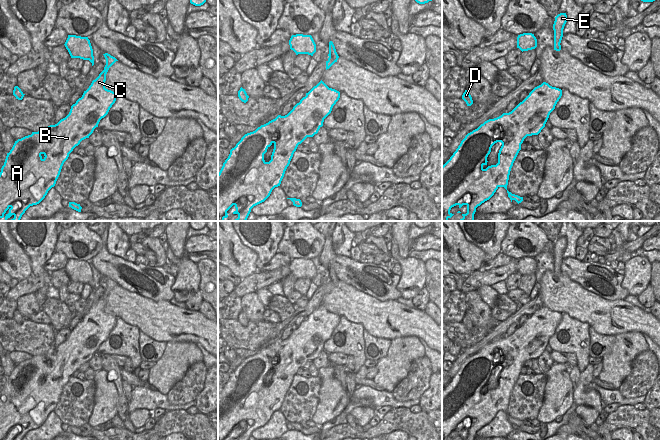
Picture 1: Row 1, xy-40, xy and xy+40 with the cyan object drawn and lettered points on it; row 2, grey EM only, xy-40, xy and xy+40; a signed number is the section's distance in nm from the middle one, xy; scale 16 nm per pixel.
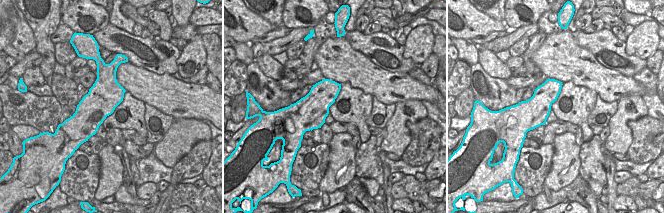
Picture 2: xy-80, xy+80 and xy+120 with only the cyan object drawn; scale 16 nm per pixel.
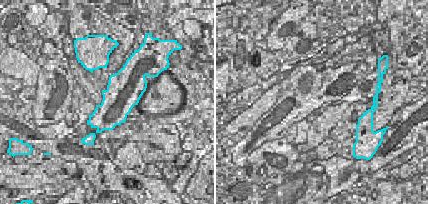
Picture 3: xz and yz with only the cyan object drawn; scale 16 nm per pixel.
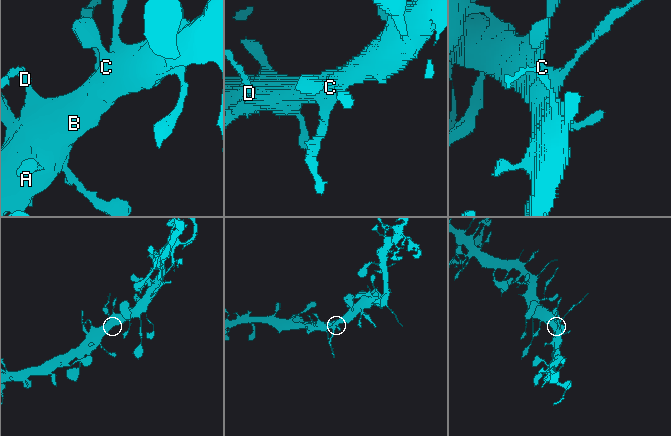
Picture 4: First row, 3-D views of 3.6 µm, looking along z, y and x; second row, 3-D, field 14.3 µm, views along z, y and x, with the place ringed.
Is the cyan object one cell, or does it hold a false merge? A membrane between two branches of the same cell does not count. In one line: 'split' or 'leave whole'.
leave whole

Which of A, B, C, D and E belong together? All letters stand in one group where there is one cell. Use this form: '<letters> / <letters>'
A B C D E

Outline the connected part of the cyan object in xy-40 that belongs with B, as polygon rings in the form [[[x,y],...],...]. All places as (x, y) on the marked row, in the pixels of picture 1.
[[[108,53],[103,55],[106,59],[104,70],[71,106],[69,114],[43,131],[32,132],[31,135],[18,139],[7,153],[0,172],[0,218],[7,220],[13,215],[14,218],[9,221],[20,221],[30,206],[39,204],[55,186],[69,154],[82,140],[89,138],[115,103],[117,93],[106,89],[105,81],[109,68],[118,60]]]

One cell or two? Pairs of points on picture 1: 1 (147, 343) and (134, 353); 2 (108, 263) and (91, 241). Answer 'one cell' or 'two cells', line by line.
1: two cells
2: two cells

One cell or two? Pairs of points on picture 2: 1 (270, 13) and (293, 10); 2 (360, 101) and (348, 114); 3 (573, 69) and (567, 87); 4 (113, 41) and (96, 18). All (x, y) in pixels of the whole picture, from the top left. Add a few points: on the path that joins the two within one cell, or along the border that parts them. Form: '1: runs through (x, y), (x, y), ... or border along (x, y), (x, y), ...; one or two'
1: border along (283, 10), (281, 23); two
2: runs through (357, 104), (350, 111); one
3: border along (562, 82), (571, 81), (591, 89); two
4: border along (109, 23), (91, 34); two

